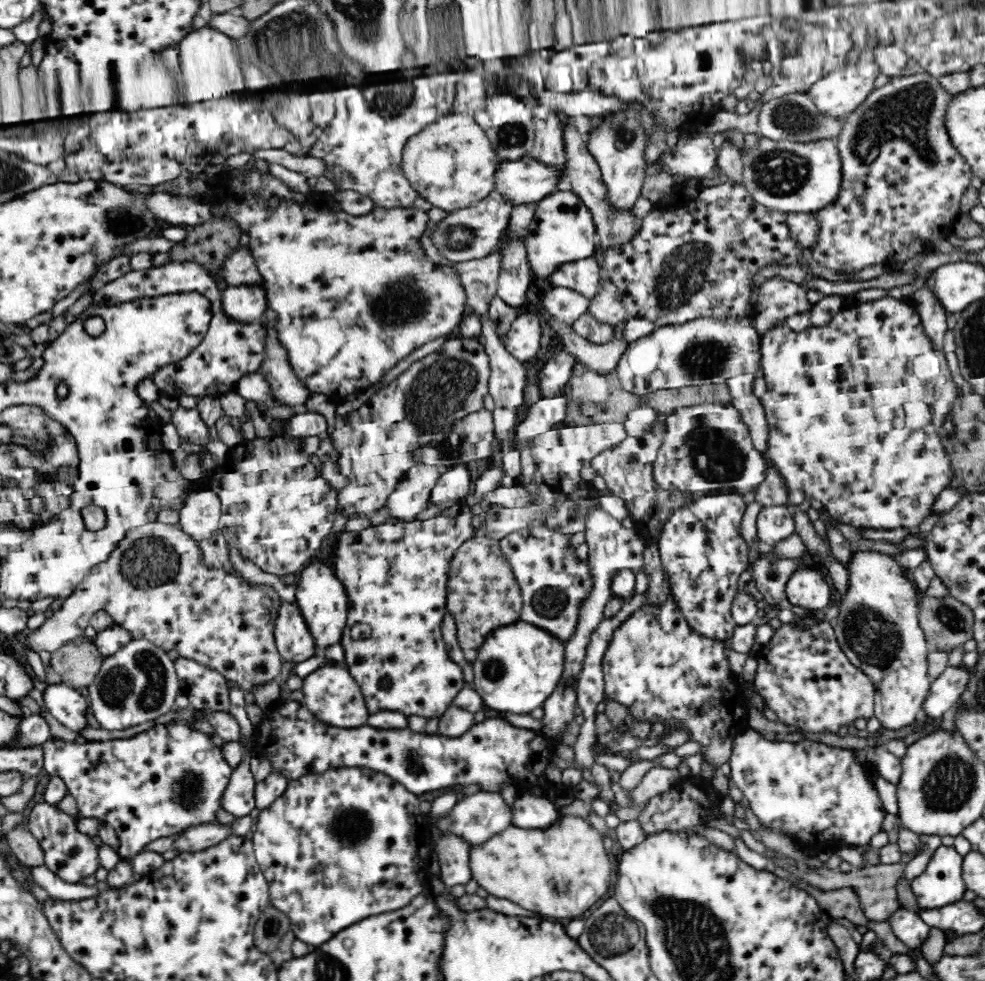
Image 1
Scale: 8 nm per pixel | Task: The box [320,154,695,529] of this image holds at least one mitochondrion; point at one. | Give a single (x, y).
(444, 386)

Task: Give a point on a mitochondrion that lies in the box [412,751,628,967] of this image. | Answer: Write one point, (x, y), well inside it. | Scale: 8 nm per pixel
(557, 886)

